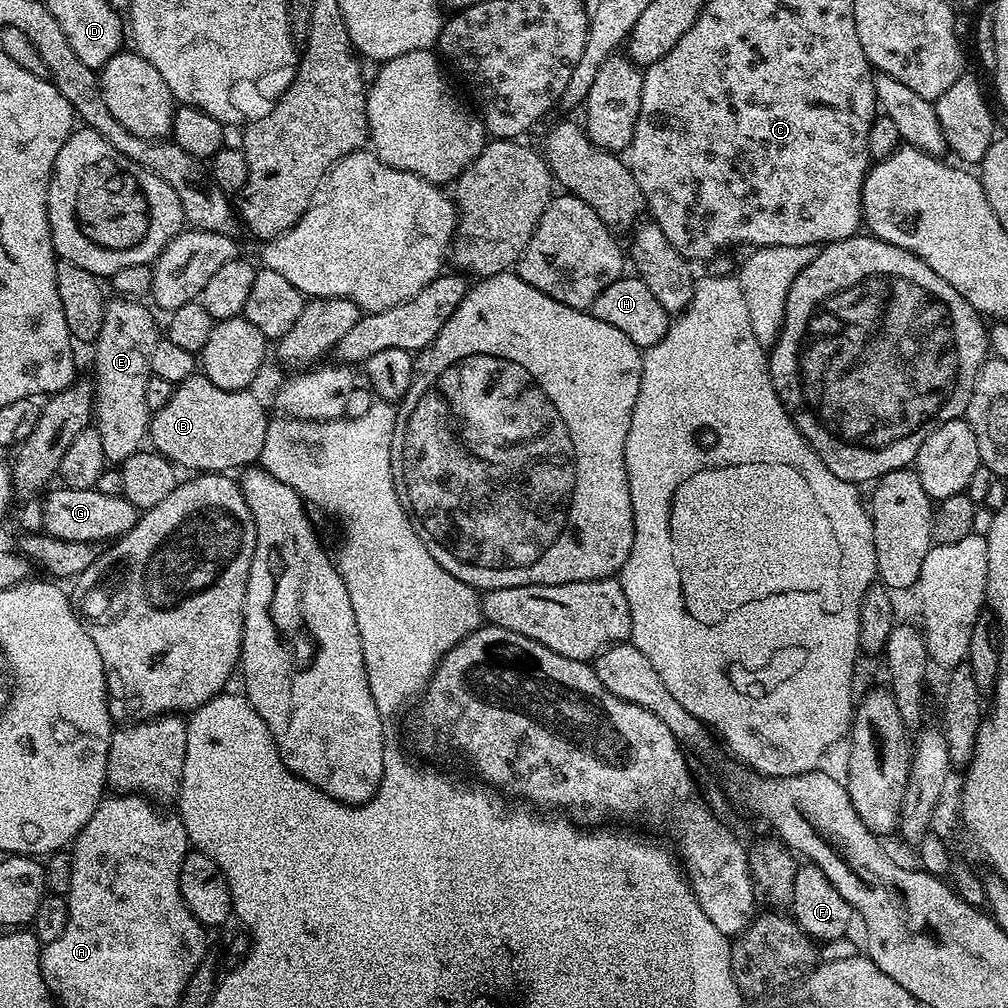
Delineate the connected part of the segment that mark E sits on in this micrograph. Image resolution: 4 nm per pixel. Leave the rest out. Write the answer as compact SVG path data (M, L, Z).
M112 298L104 305L102 328L94 341L96 353L92 356L92 364L96 367L94 379L94 426L102 438L102 450L105 461L109 465L123 464L130 454L141 451L143 442L150 432L150 410L146 406L146 382L153 375L150 366L150 354L154 354L154 346L162 338L162 332L156 329L156 320L152 317L153 309L147 303L137 302L132 298Z

